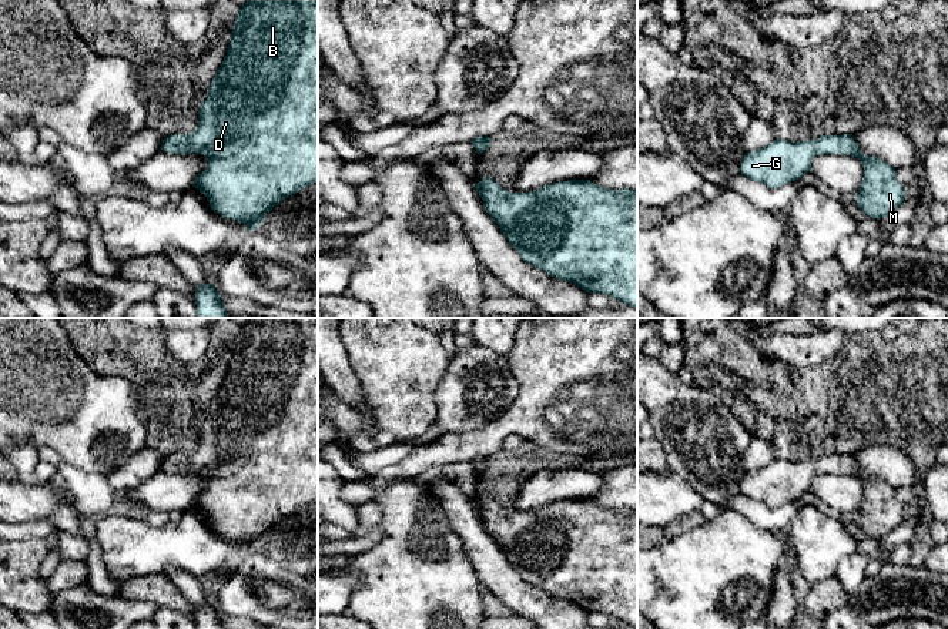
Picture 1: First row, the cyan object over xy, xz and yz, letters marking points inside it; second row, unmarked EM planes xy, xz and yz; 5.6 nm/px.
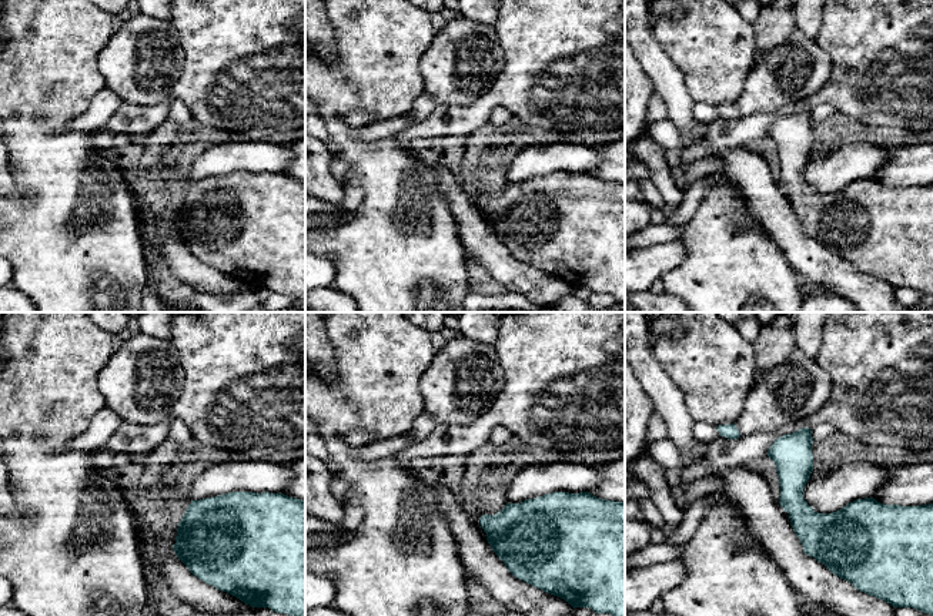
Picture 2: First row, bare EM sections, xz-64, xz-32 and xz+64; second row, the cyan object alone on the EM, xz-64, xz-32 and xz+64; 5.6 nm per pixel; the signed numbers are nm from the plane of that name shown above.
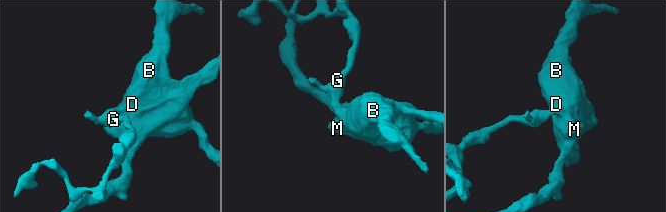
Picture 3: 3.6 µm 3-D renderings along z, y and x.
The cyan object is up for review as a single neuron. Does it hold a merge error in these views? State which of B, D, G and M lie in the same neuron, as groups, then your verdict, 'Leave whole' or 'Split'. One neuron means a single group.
Groups: B D G M. Leave whole

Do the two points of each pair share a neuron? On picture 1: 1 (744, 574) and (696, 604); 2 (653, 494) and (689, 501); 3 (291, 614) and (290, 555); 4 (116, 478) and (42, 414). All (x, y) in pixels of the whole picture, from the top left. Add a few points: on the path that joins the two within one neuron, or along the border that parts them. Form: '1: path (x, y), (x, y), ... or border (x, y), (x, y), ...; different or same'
1: path (733, 574), (726, 574), (707, 592); same
2: path (662, 498), (680, 499); same
3: border (263, 551), (281, 566), (302, 576); different
4: border (136, 452), (104, 475); different

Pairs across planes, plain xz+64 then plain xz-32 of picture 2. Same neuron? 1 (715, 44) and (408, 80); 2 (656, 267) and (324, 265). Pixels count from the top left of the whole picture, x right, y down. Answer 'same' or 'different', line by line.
1: same
2: same

